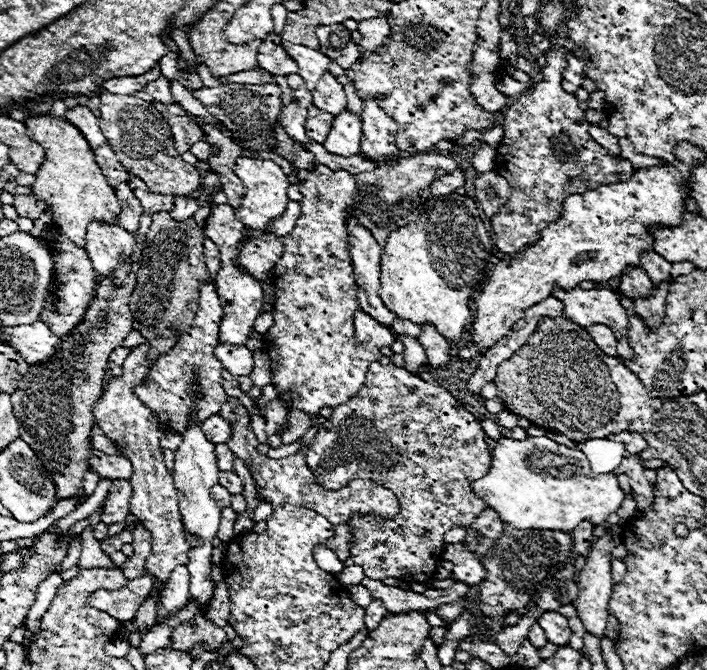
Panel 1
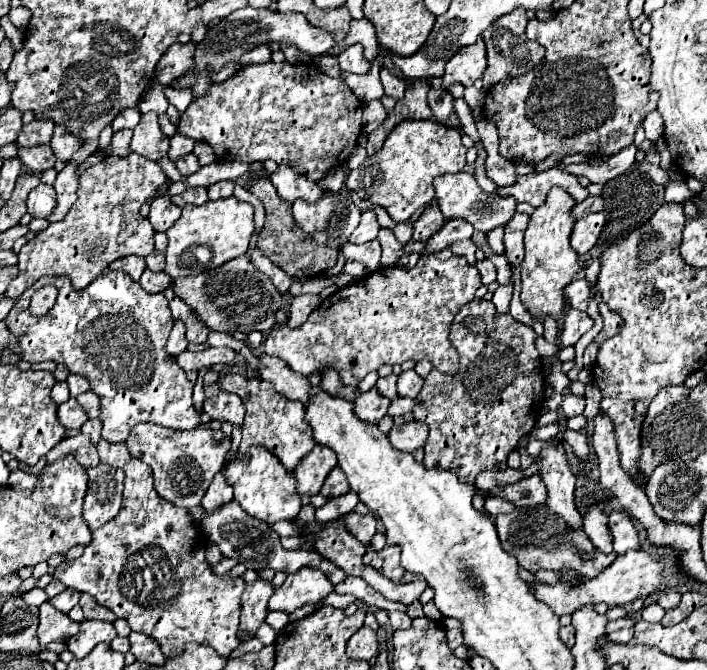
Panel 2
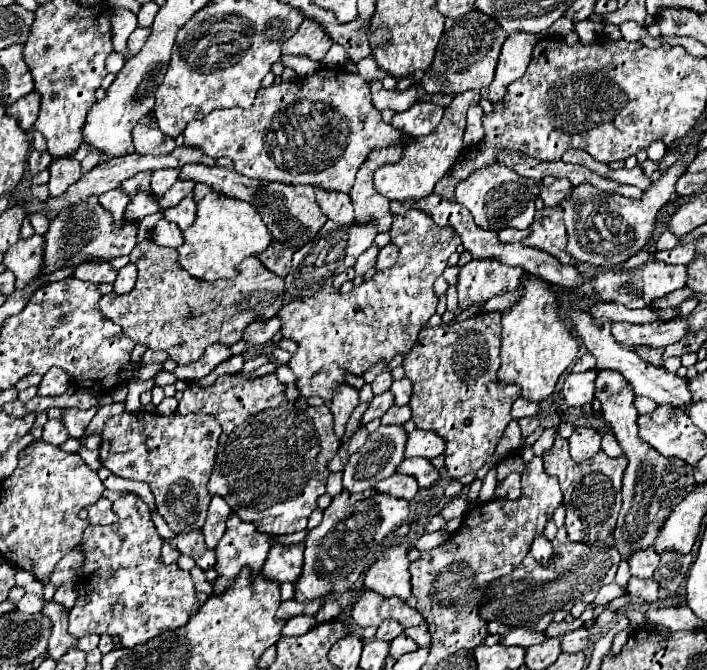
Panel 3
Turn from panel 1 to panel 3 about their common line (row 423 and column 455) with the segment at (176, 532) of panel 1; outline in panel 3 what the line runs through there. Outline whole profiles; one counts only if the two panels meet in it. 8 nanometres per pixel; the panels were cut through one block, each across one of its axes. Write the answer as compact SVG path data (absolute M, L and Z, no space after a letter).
M479 90L456 94L454 100L450 102L450 106L446 108L442 122L436 126L434 132L430 132L428 136L420 136L420 138L416 138L414 144L406 146L398 164L382 166L382 168L378 168L374 172L374 188L376 188L376 192L386 196L388 200L398 200L398 202L420 200L420 198L428 196L432 192L434 184L448 172L448 168L460 156L460 152L464 148L462 136L464 136L464 128L466 128L466 110L472 104L478 104L478 102L480 102Z

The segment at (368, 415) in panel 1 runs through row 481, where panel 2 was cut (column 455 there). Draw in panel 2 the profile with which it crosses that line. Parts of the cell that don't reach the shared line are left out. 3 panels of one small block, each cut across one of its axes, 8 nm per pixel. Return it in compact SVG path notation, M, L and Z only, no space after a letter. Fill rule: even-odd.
M474 298L456 314L450 326L450 342L460 356L460 370L454 376L432 370L424 378L424 386L416 396L416 406L412 410L414 420L424 422L430 428L430 436L424 444L426 468L448 468L468 484L474 484L476 476L482 470L506 468L508 452L518 444L522 436L532 432L544 404L544 372L534 340L536 334L532 326L514 320L510 314L500 314L494 304L484 298ZM494 360L500 362L496 362L496 366L488 366L488 370L482 370L486 368L486 362L492 364Z

